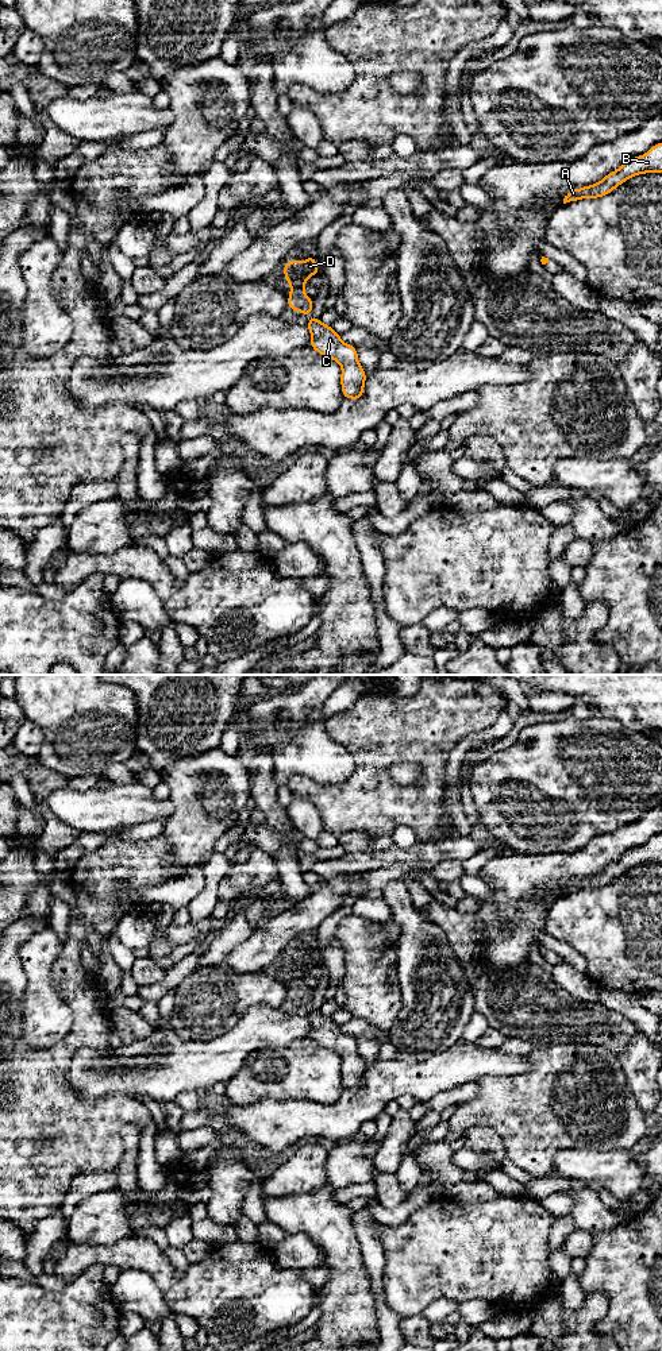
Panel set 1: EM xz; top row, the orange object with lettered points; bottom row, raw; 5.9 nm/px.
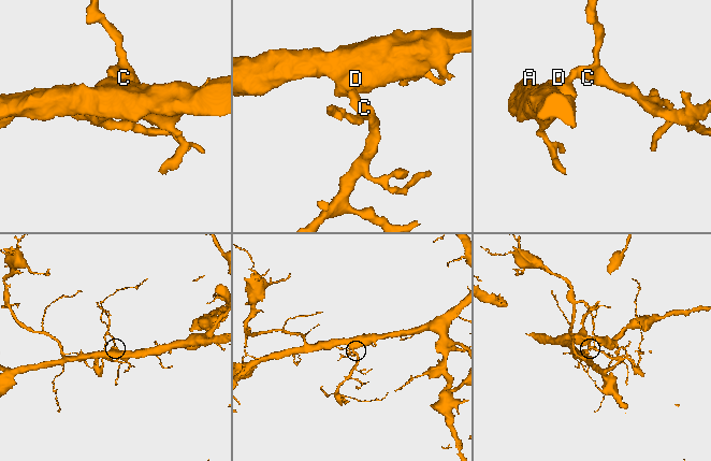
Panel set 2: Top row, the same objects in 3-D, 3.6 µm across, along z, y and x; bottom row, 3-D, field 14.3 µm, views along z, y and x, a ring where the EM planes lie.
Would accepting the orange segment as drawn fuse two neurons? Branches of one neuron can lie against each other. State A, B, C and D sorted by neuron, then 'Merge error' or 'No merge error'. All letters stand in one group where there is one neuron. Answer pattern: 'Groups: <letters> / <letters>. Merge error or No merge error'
Groups: A B C D. No merge error

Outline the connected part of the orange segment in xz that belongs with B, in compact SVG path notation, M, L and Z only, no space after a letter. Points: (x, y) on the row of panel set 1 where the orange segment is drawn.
M662 143L653 146L644 155L626 161L617 170L605 175L600 182L570 190L565 196L563 204L581 198L603 197L631 177L644 173L662 173Z

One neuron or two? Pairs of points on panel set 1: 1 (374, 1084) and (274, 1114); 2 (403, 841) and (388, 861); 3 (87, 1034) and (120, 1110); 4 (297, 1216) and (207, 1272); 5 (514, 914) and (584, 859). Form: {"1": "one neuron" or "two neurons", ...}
{"1": "one neuron", "2": "two neurons", "3": "one neuron", "4": "two neurons", "5": "one neuron"}

